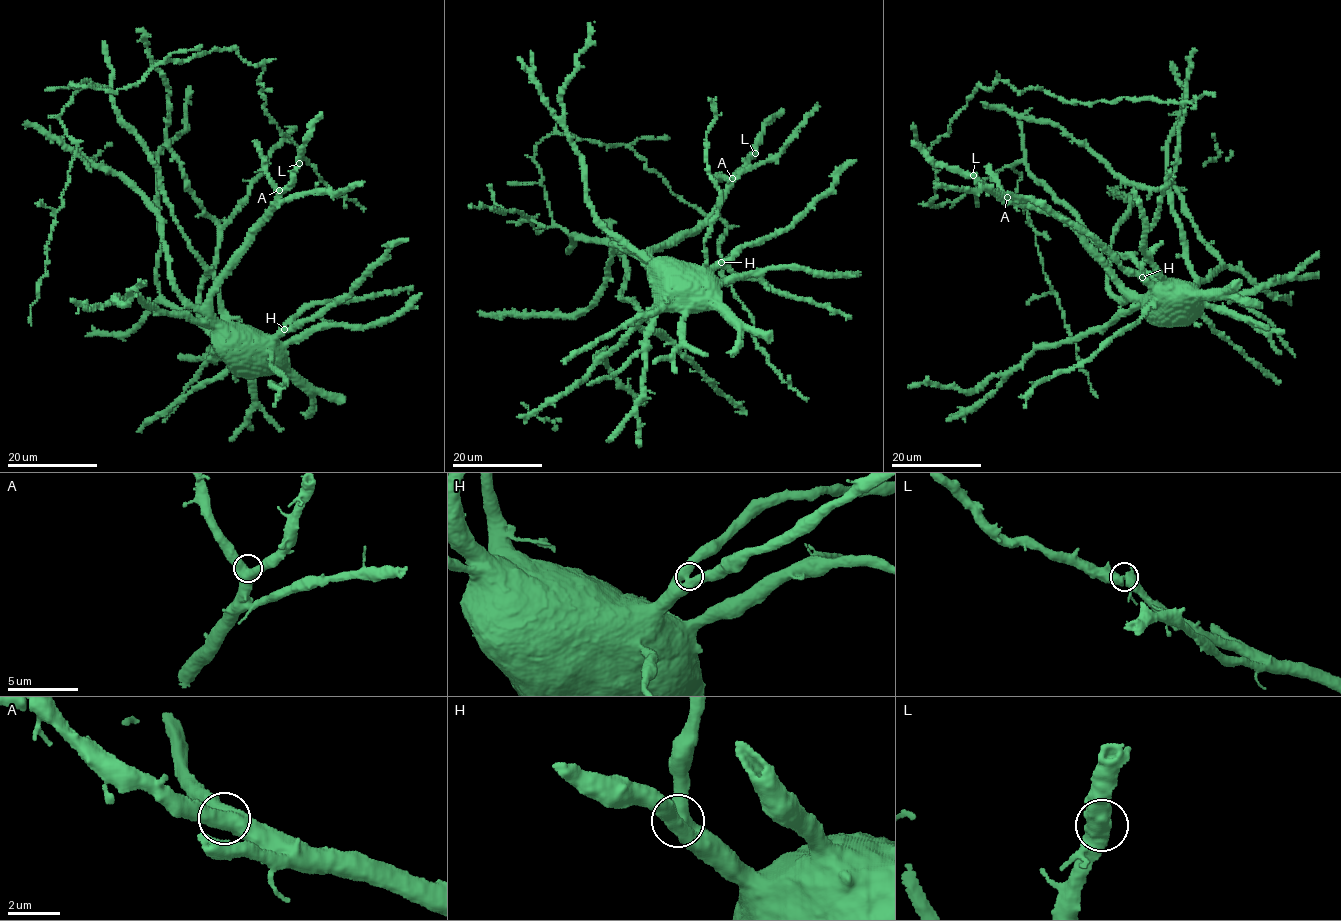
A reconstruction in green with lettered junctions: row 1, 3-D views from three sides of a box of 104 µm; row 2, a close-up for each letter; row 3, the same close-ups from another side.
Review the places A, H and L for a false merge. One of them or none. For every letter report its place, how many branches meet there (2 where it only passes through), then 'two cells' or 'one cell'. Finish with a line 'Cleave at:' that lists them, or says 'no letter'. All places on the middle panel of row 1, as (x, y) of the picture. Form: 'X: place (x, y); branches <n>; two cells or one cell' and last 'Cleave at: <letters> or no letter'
A: place (732, 178); branches 3; one cell
H: place (721, 262); branches 3; one cell
L: place (755, 153); branches 3; one cell
Cleave at: no letter

